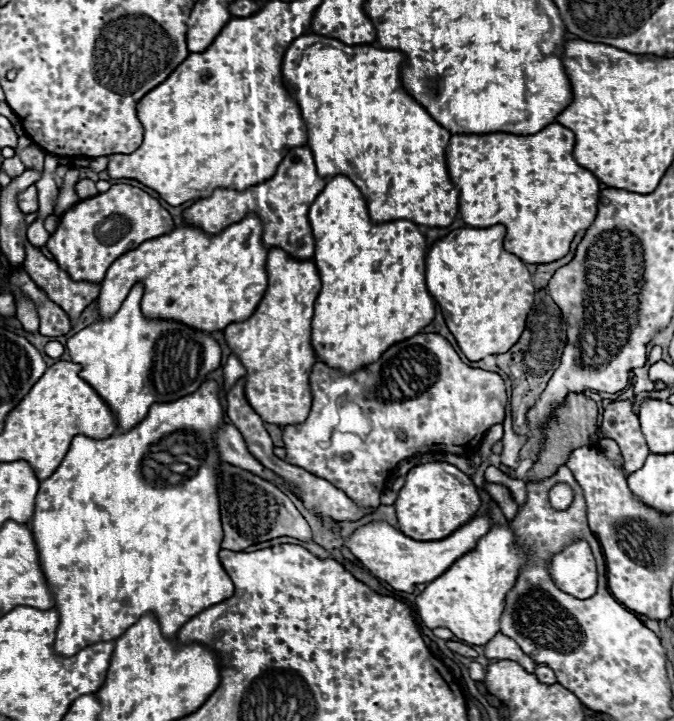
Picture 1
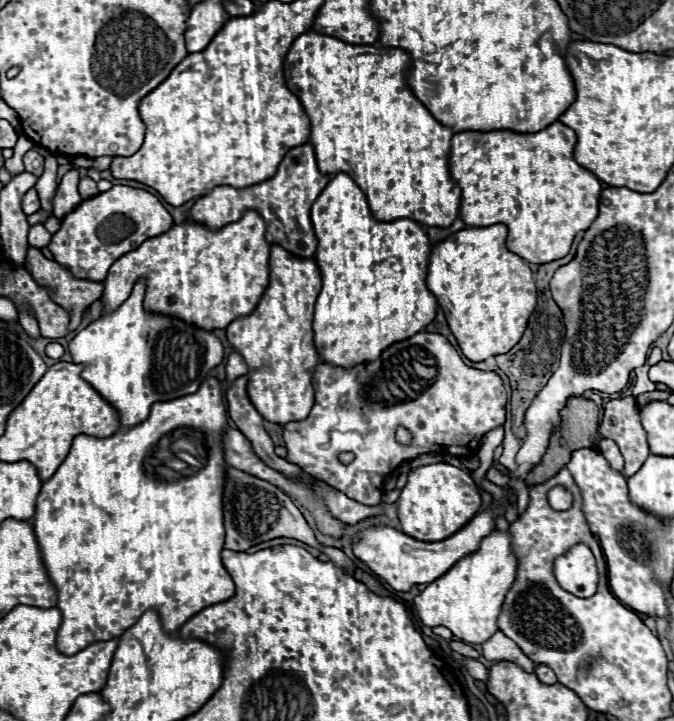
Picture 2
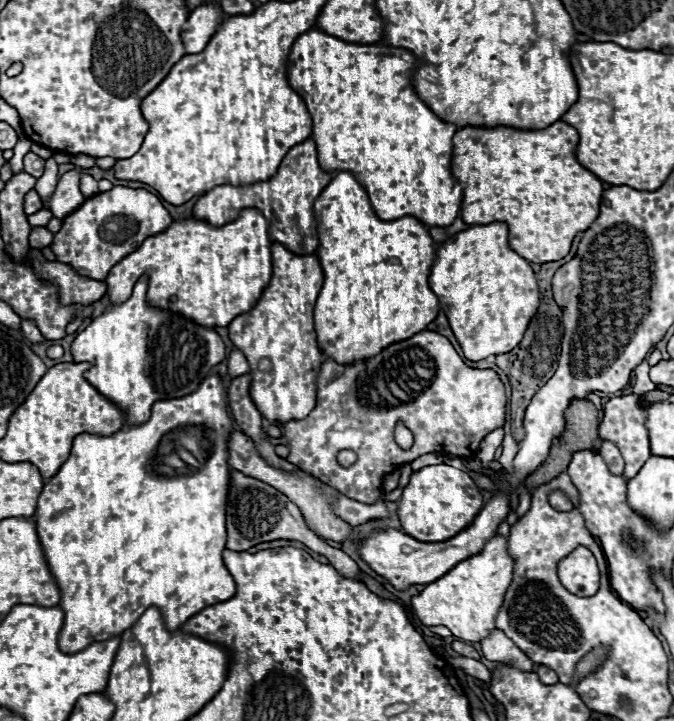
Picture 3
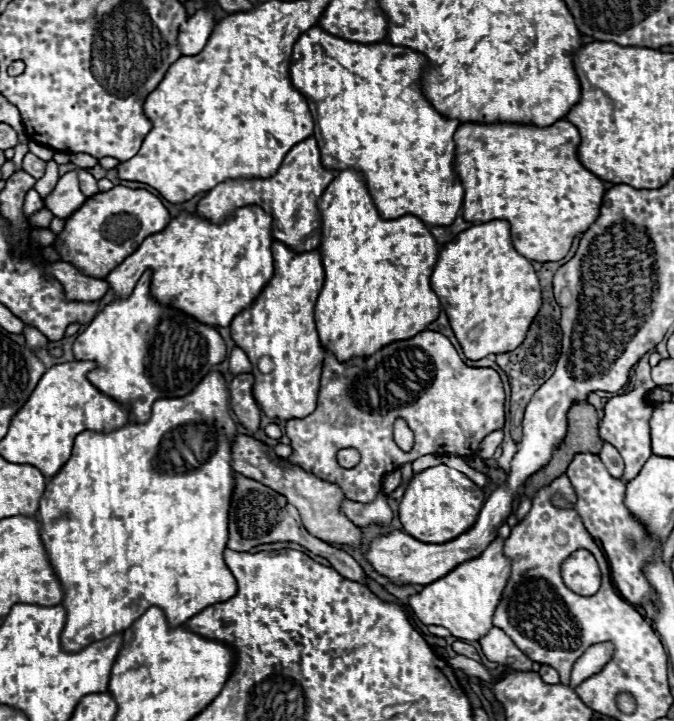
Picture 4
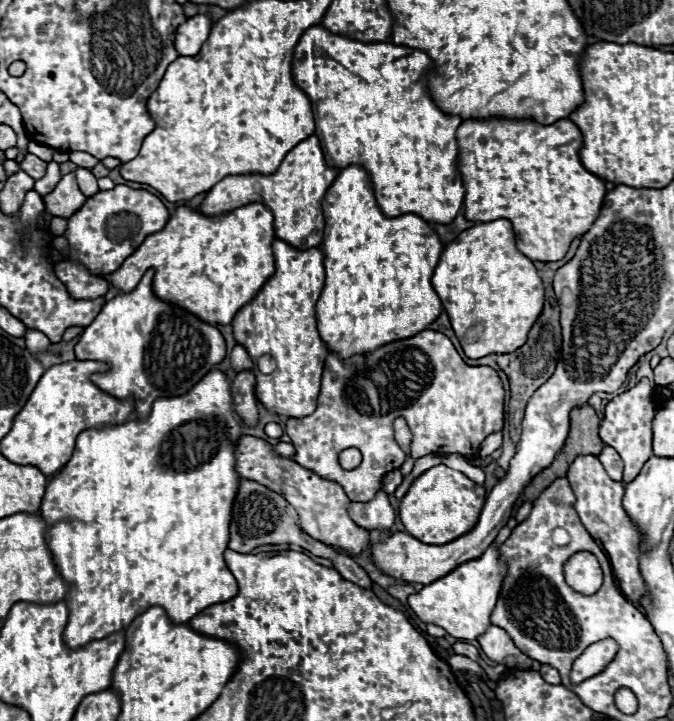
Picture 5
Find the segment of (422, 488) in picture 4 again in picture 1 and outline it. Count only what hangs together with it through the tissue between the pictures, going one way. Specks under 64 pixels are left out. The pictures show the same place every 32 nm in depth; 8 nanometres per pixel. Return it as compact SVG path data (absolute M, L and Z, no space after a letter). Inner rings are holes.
M428 462L414 466L406 474L406 482L394 502L400 532L414 540L442 540L470 522L480 508L480 496L464 472L446 462Z

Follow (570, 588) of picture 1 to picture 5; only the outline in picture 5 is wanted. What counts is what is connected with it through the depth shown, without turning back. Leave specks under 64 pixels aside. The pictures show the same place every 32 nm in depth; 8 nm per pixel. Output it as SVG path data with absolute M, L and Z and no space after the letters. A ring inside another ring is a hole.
M576 552L564 564L564 580L580 594L594 594L602 584L602 570L590 552Z

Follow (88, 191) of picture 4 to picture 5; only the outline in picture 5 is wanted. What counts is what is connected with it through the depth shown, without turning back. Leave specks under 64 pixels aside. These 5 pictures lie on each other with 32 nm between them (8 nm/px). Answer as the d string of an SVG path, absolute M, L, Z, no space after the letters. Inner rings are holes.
M78 168L78 170L76 170L76 180L78 180L80 192L82 192L84 196L94 196L94 194L100 192L100 190L98 190L98 184L96 184L96 178L94 178L92 172L86 170L86 168Z

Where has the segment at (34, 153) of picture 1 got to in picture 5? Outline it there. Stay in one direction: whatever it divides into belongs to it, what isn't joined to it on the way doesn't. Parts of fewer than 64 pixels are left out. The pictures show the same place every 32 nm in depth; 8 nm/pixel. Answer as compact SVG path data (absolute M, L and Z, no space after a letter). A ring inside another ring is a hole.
M26 154L26 158L22 160L20 168L22 168L26 174L30 174L34 180L38 180L38 178L42 178L44 172L46 172L46 162L40 160L40 158L36 158L34 154Z

